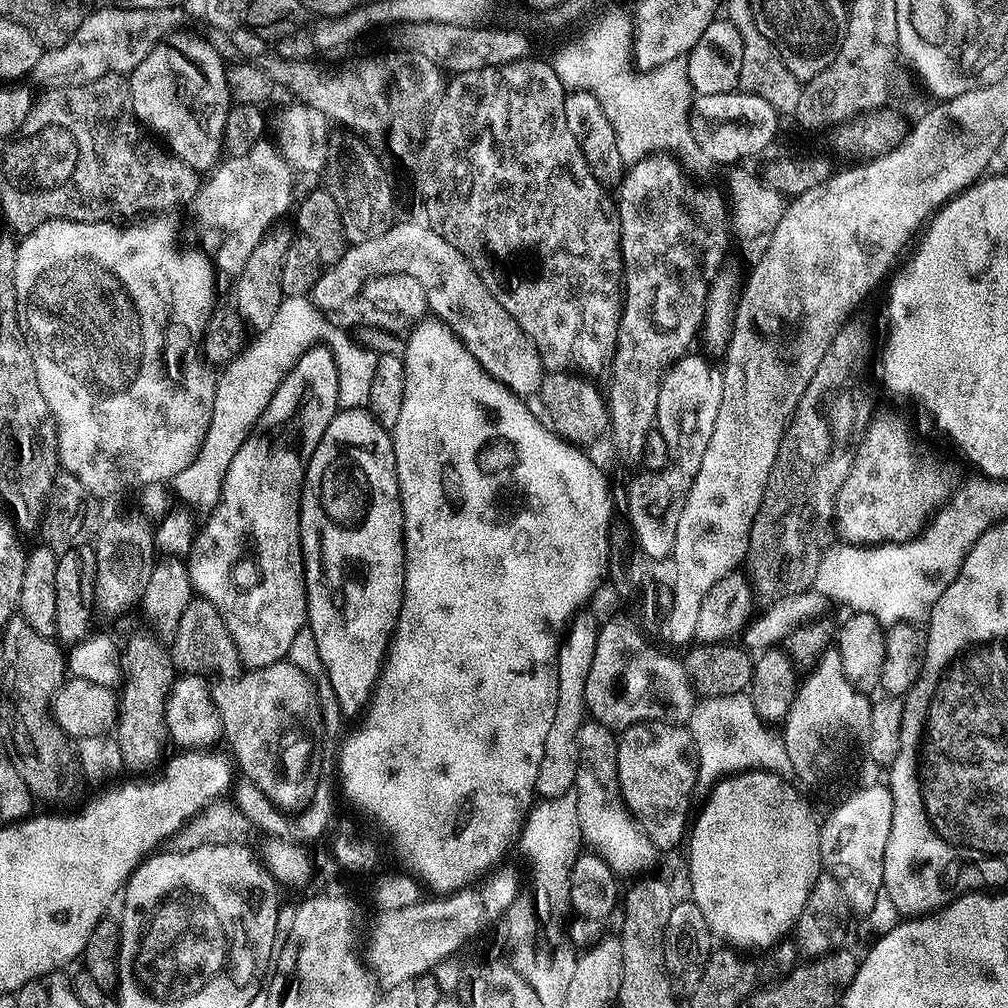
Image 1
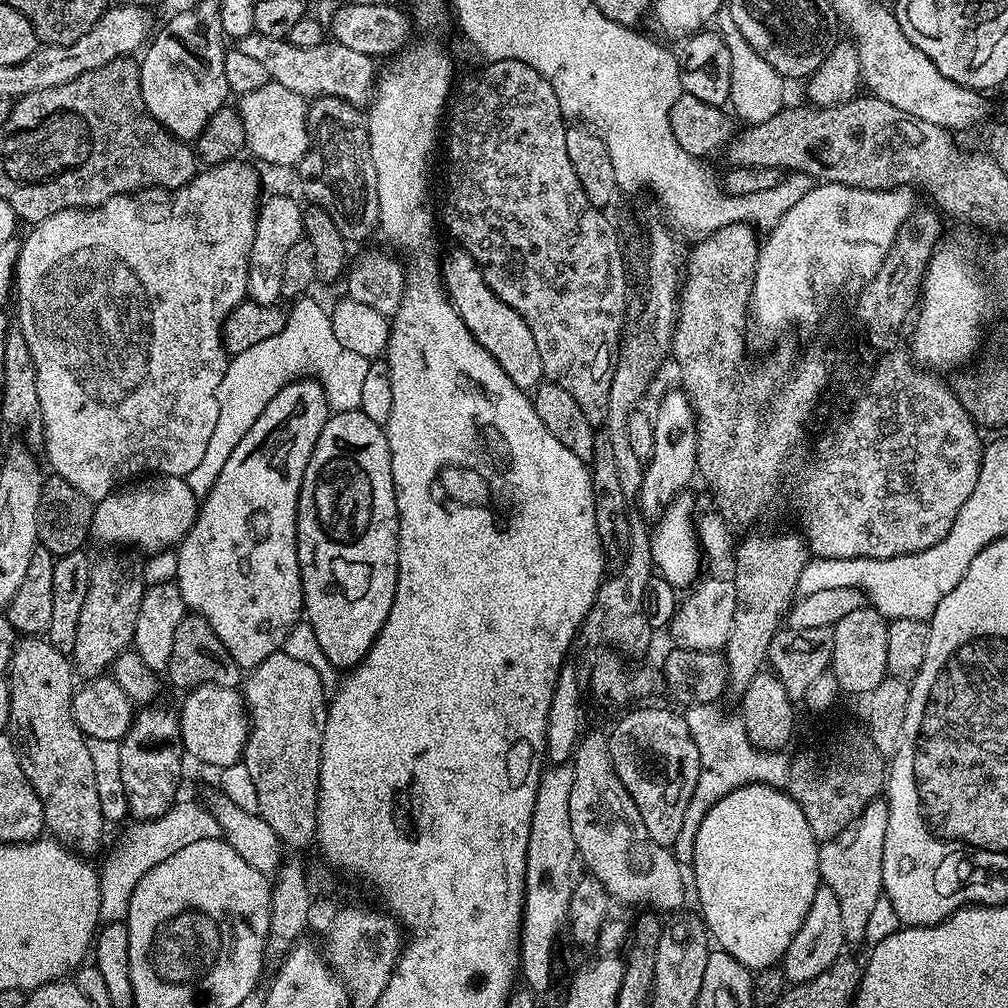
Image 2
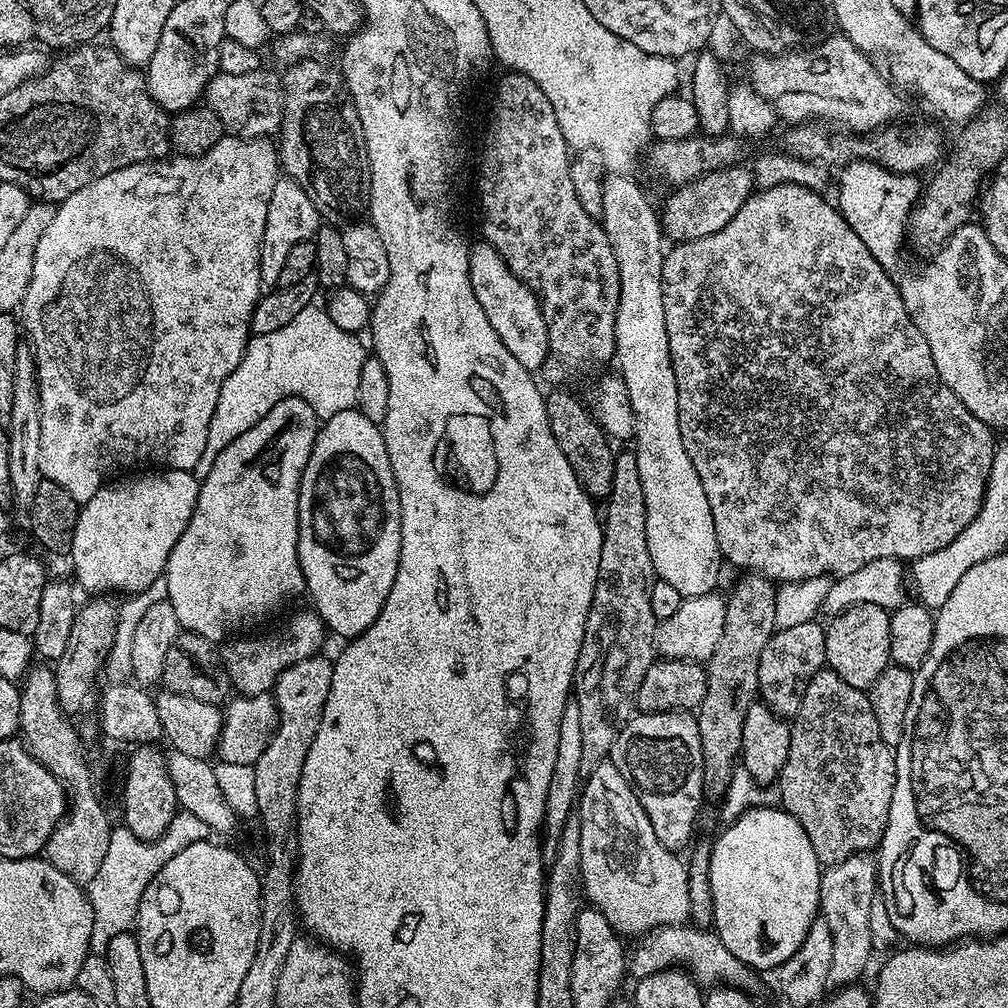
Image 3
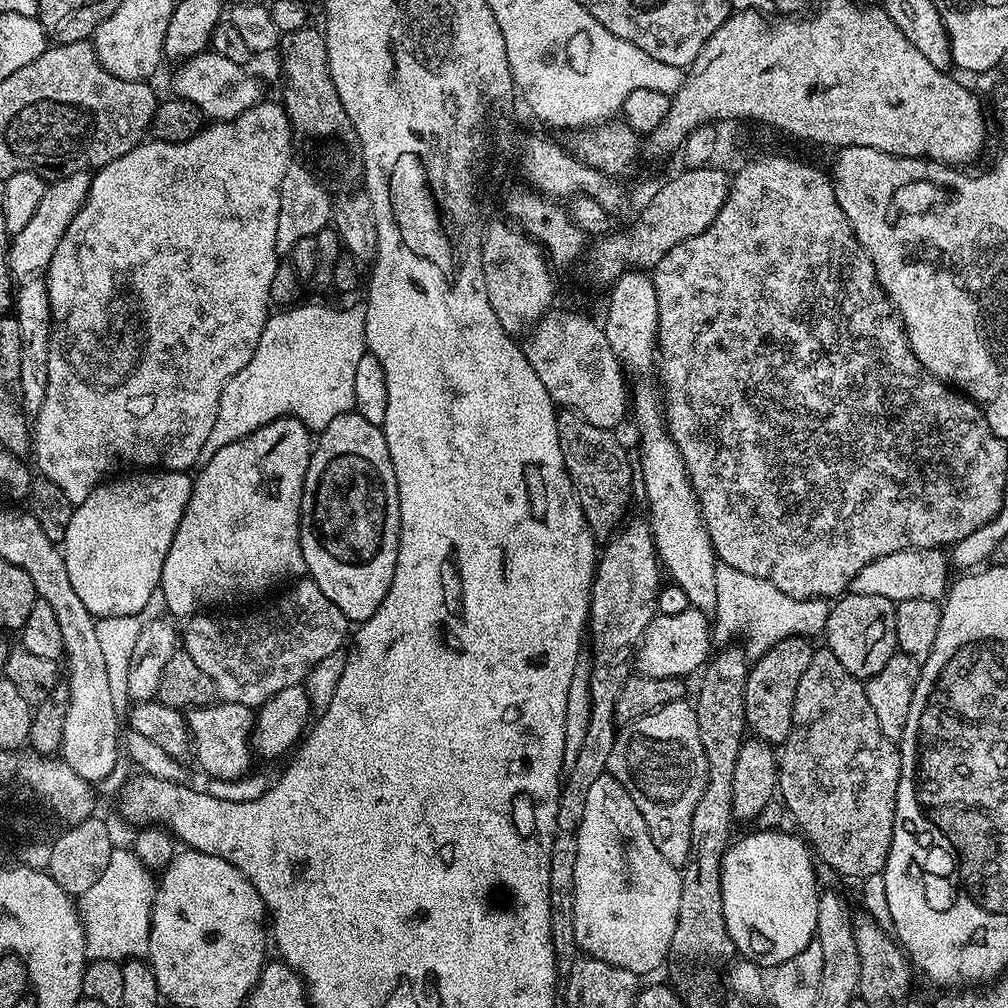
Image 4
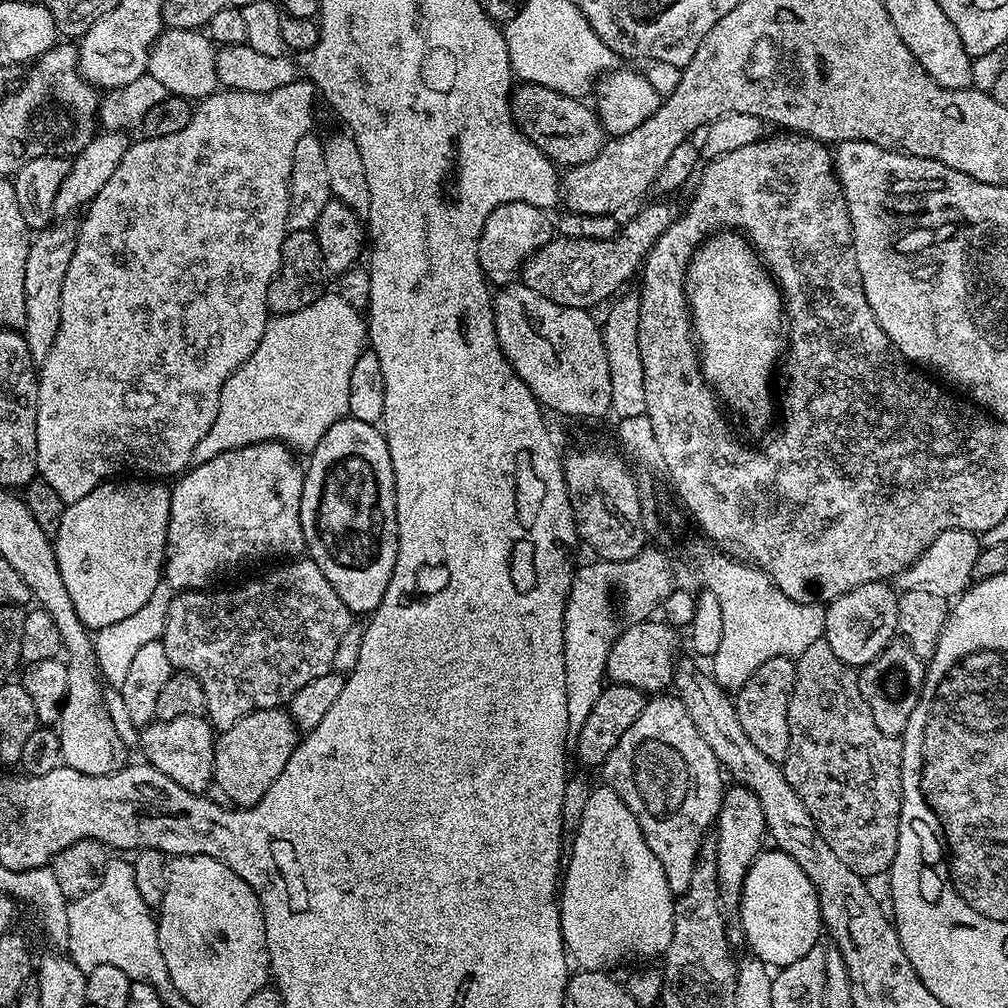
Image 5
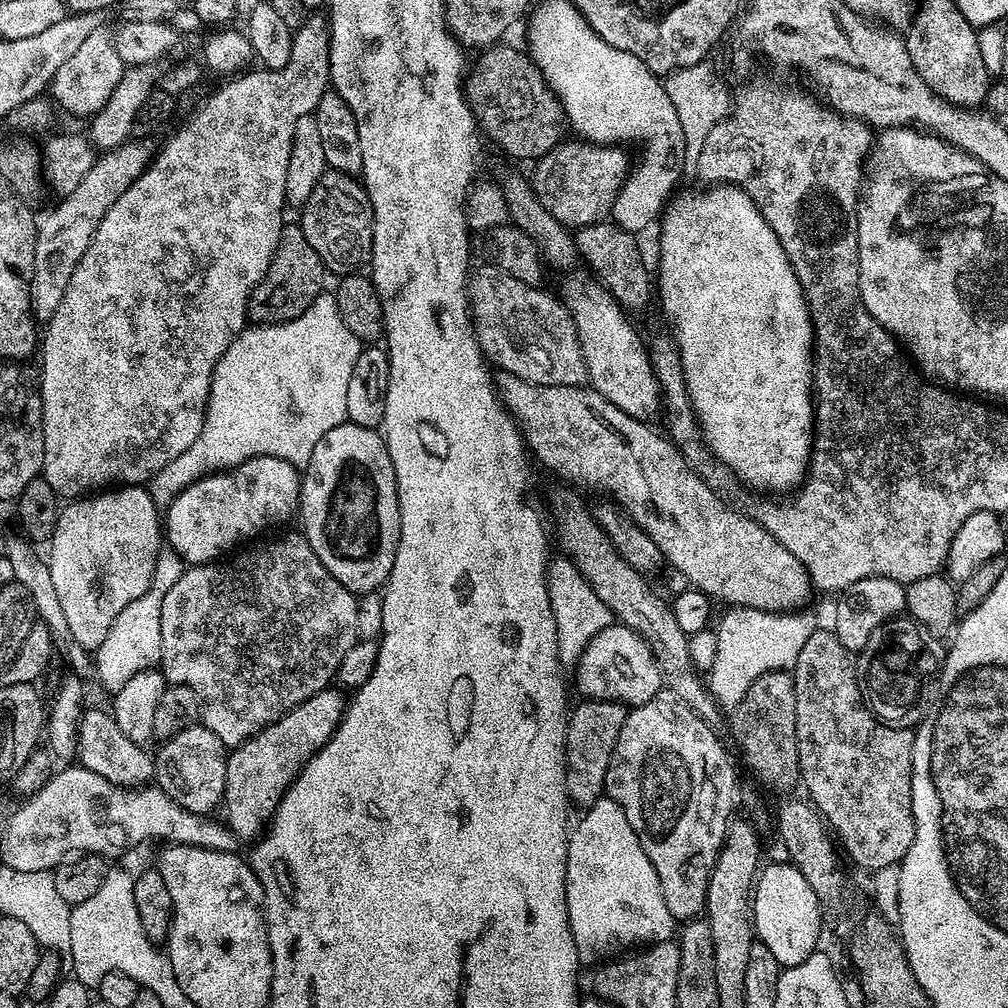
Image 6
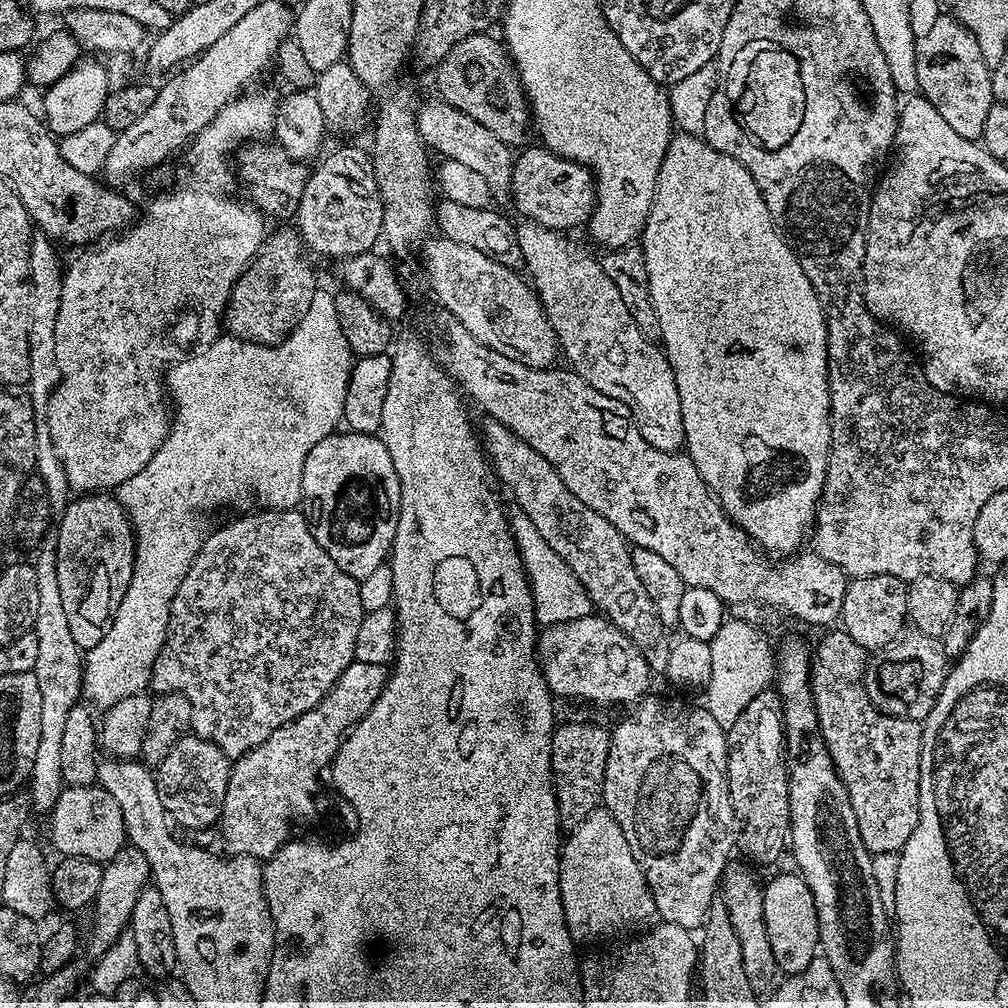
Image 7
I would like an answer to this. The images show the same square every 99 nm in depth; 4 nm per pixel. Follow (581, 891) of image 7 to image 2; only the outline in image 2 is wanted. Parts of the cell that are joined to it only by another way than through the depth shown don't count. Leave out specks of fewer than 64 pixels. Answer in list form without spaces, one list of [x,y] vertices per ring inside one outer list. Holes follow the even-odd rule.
[[[600,732],[586,736],[576,745],[571,761],[574,786],[570,790],[570,830],[574,830],[579,859],[602,882],[613,901],[645,904],[645,909],[661,913],[683,909],[685,873],[680,864],[665,845],[648,836],[646,822],[642,822],[634,798],[630,798],[614,770],[608,736]]]

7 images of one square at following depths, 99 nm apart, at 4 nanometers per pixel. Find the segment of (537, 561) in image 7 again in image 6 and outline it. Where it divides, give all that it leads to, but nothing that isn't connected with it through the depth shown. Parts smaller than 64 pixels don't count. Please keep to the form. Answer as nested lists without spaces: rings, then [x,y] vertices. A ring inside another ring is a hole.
[[[567,558],[549,559],[548,562],[548,593],[550,606],[554,610],[554,622],[558,634],[558,658],[560,666],[565,670],[575,669],[576,663],[582,658],[586,646],[590,646],[592,639],[614,622],[611,610],[598,598],[586,582],[586,578],[571,560]]]

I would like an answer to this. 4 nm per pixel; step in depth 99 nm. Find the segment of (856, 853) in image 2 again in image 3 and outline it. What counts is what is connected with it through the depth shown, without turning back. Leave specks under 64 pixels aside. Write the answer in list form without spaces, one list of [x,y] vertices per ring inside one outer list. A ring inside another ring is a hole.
[[[871,855],[851,856],[823,869],[819,915],[826,926],[830,926],[830,939],[834,942],[834,955],[830,958],[828,971],[828,982],[833,989],[857,983],[868,968],[868,959],[874,956],[870,942],[870,902],[874,902],[877,894],[878,864]]]

